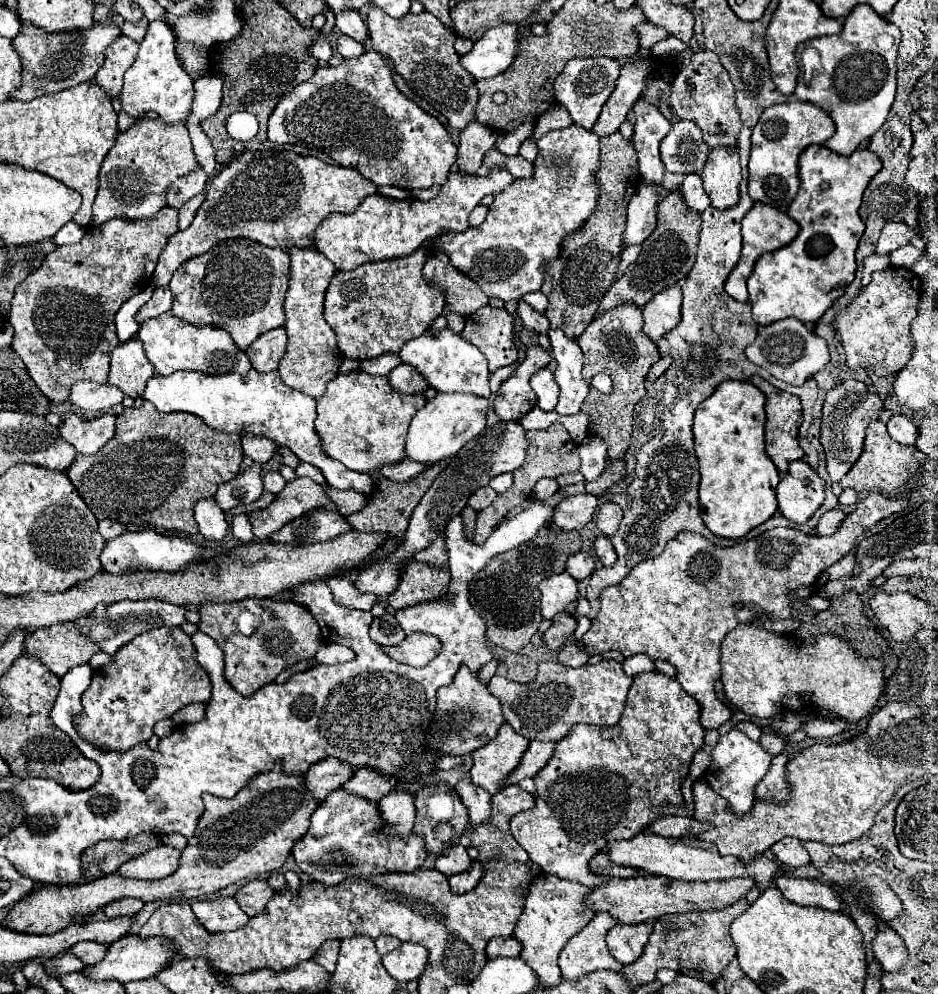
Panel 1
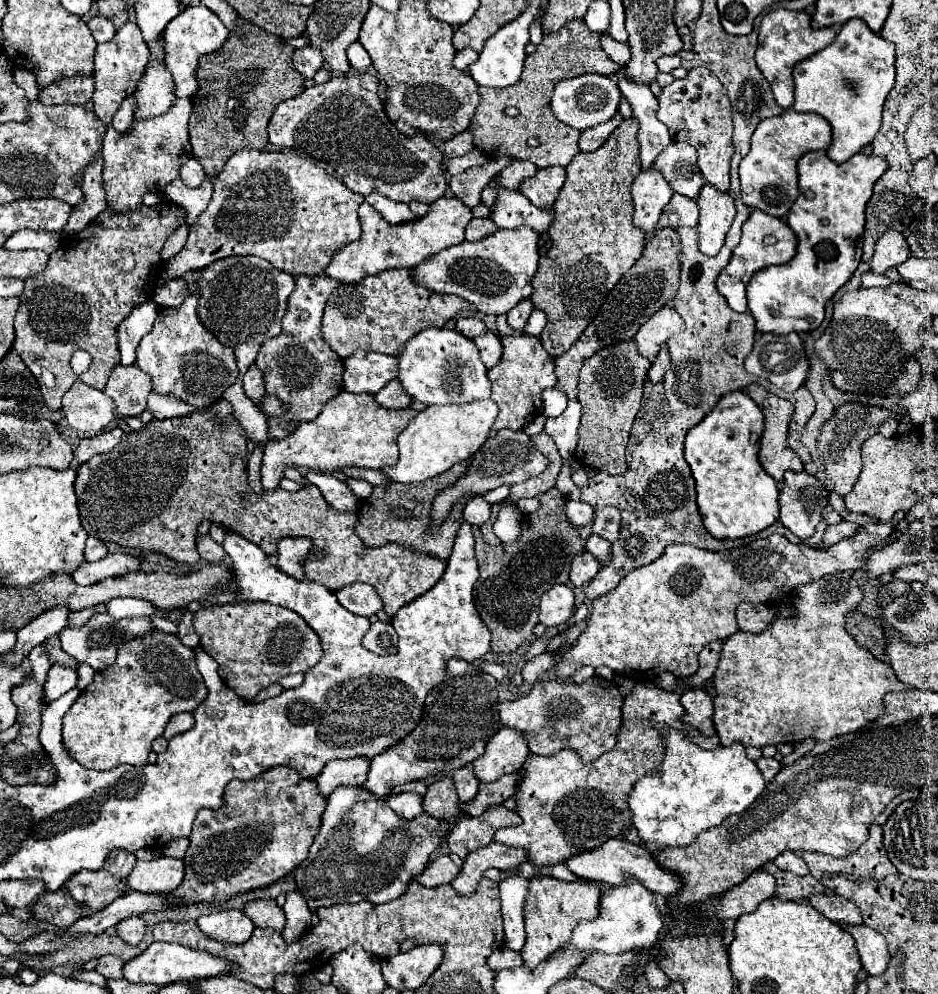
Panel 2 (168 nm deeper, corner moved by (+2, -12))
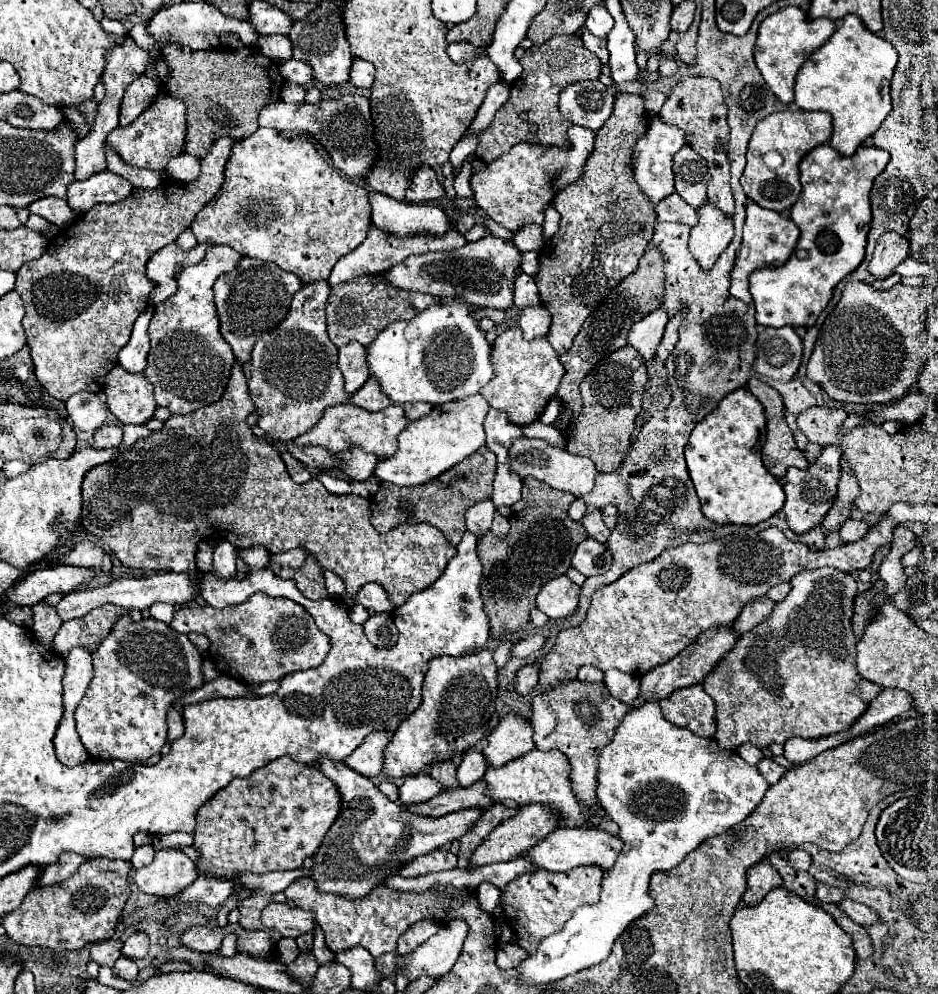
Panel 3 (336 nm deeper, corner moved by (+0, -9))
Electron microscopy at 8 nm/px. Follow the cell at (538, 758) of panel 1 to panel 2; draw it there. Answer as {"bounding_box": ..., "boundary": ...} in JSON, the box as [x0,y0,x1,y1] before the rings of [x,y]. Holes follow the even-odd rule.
{"bounding_box":[460,771,522,817],"boundary":[[[516,771],[516,773],[512,773],[512,775],[500,777],[500,779],[494,781],[492,785],[480,783],[478,797],[474,797],[468,805],[460,805],[462,811],[466,811],[466,813],[472,815],[472,817],[478,817],[478,815],[484,813],[488,807],[504,803],[506,799],[510,799],[510,797],[516,795],[516,787],[518,787],[518,783],[520,783],[520,777],[522,777],[522,771]]]}

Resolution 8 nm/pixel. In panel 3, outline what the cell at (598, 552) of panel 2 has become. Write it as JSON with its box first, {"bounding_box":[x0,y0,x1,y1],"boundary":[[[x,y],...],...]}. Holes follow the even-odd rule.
{"bounding_box":[580,510,610,542],"boundary":[[[594,510],[594,512],[586,514],[580,522],[586,528],[590,538],[598,538],[598,542],[606,542],[608,540],[610,528],[602,522],[602,510]]]}

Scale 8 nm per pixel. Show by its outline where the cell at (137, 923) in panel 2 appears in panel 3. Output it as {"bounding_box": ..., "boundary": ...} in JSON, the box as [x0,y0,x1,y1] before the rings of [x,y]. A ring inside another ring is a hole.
{"bounding_box":[122,932,148,958],"boundary":[[[134,932],[122,946],[122,956],[126,958],[144,958],[148,956],[148,934],[146,932]]]}

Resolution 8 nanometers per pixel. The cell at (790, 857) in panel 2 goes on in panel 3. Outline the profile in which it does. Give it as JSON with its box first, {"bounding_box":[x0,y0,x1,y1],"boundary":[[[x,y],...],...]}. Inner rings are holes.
{"bounding_box":[788,848,812,870],"boundary":[[[800,848],[790,850],[788,860],[790,860],[792,868],[796,868],[796,870],[808,870],[808,868],[810,868],[810,864],[812,864],[810,854],[808,854],[808,852],[804,852],[804,850],[800,850]]]}

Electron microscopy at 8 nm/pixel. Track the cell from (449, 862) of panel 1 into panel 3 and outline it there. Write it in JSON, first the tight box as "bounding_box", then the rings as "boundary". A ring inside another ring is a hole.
{"bounding_box":[398,850,456,878],"boundary":[[[432,850],[430,854],[418,856],[406,866],[402,866],[398,874],[404,878],[412,878],[412,876],[424,876],[430,872],[450,870],[454,866],[456,866],[456,854],[452,854],[450,850]]]}

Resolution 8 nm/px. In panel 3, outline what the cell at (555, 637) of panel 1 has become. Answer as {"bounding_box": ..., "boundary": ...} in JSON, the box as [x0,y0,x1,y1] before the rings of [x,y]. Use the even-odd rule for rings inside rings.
{"bounding_box":[516,664,538,696],"boundary":[[[528,664],[528,666],[520,668],[518,674],[516,674],[516,692],[526,696],[526,694],[530,694],[534,690],[536,682],[538,682],[538,666]]]}

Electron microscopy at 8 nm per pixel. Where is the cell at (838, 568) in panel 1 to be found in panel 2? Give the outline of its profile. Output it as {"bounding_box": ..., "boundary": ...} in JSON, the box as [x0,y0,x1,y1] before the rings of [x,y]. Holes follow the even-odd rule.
{"bounding_box":[714,571,908,747],"boundary":[[[850,571],[834,573],[800,585],[794,591],[794,617],[778,617],[764,633],[754,635],[736,631],[724,641],[720,663],[714,673],[714,725],[718,727],[720,745],[742,741],[746,747],[764,747],[778,743],[796,743],[806,737],[828,741],[846,733],[854,733],[866,727],[866,721],[876,721],[884,715],[882,697],[890,691],[904,691],[908,687],[900,683],[888,667],[876,659],[870,651],[856,645],[854,637],[844,629],[844,619],[860,603],[860,589]]]}

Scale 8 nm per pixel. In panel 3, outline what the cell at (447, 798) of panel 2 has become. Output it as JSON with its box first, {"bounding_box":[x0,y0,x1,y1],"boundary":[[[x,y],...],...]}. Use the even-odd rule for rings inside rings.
{"bounding_box":[430,760,458,788],"boundary":[[[452,760],[434,762],[430,766],[430,772],[432,772],[432,778],[442,782],[444,788],[456,788],[458,786],[458,782],[456,782],[456,762],[452,762]]]}

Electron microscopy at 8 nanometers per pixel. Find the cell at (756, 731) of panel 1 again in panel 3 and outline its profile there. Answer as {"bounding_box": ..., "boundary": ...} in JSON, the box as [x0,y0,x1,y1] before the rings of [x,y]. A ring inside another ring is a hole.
{"bounding_box":[738,744,764,766],"boundary":[[[750,744],[740,746],[740,748],[738,748],[738,754],[740,754],[750,766],[756,766],[756,764],[764,758],[764,754],[760,752],[760,748],[754,748],[754,746],[750,746]]]}

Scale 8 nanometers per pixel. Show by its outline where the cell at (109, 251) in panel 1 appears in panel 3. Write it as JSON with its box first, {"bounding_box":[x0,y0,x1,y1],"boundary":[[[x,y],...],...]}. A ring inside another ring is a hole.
{"bounding_box":[16,136,236,400],"boundary":[[[228,136],[214,140],[210,152],[200,160],[200,176],[192,182],[178,182],[166,176],[154,190],[134,188],[130,196],[118,204],[98,204],[90,208],[72,224],[60,228],[38,260],[30,260],[18,270],[16,292],[26,306],[22,326],[28,336],[34,366],[38,368],[36,378],[54,398],[68,400],[80,390],[100,392],[104,388],[106,374],[118,364],[118,350],[128,342],[140,310],[146,310],[148,306],[146,300],[152,284],[146,278],[146,262],[162,246],[172,244],[220,190],[224,182],[224,166],[236,142],[236,138]]]}

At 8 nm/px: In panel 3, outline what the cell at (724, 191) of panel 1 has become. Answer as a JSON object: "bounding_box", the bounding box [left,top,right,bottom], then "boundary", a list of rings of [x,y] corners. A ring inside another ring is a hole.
{"bounding_box":[690,204,732,272],"boundary":[[[706,204],[698,210],[698,224],[690,232],[690,252],[700,268],[708,272],[728,248],[732,238],[732,222],[726,222],[726,218],[718,214],[716,206]]]}

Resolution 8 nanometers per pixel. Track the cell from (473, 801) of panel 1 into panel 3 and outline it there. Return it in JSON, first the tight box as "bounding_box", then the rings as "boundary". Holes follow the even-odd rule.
{"bounding_box":[458,748,488,786],"boundary":[[[468,748],[462,756],[462,764],[458,766],[458,784],[472,786],[484,776],[486,770],[488,770],[488,762],[480,752],[480,748]]]}

